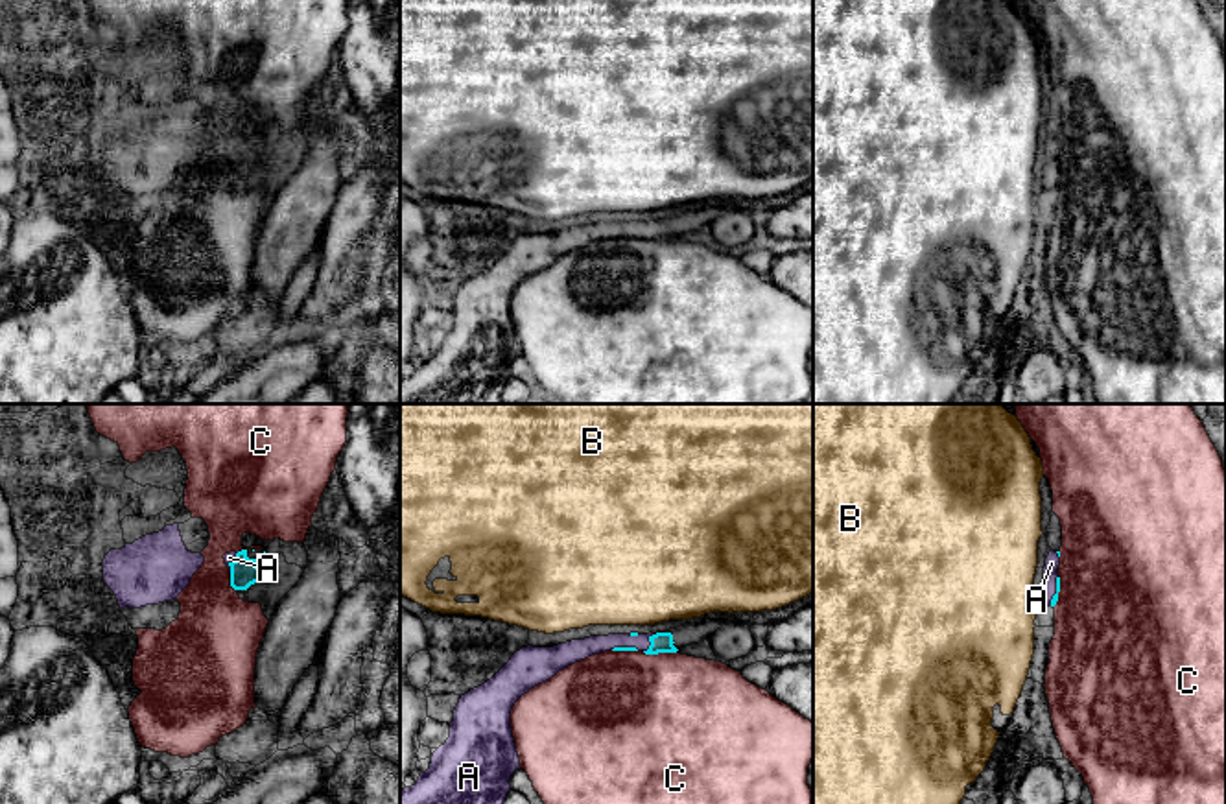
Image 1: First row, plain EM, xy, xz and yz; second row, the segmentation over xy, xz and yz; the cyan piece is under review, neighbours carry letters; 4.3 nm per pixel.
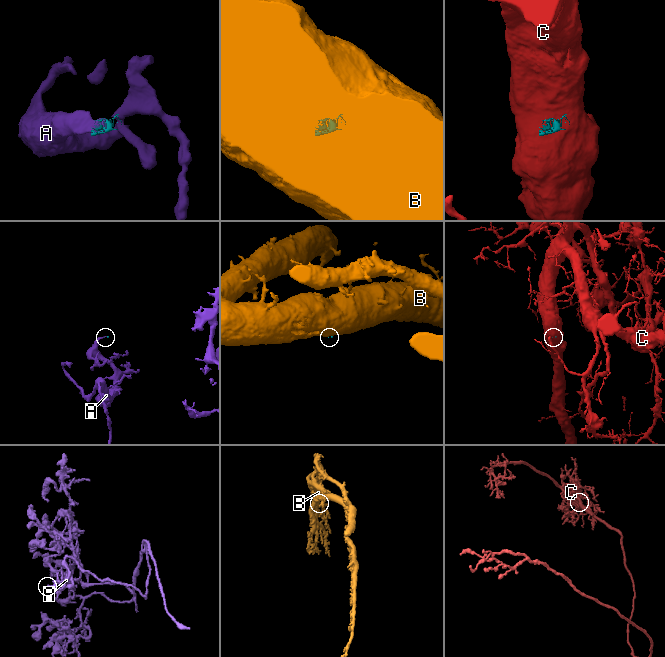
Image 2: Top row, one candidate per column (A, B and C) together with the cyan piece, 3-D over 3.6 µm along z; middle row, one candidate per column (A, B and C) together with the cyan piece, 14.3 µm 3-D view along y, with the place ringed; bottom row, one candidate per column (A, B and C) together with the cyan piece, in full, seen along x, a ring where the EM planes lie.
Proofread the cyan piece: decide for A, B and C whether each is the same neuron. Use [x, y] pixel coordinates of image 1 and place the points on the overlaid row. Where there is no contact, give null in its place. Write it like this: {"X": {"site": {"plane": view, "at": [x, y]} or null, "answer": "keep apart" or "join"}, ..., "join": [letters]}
{"A": {"site": {"plane": "xz", "at": [651, 644]}, "answer": "join"}, "B": {"site": {"plane": "yz", "at": [1038, 602]}, "answer": "keep apart"}, "C": {"site": {"plane": "xz", "at": [659, 651]}, "answer": "keep apart"}, "join": ["A"]}

